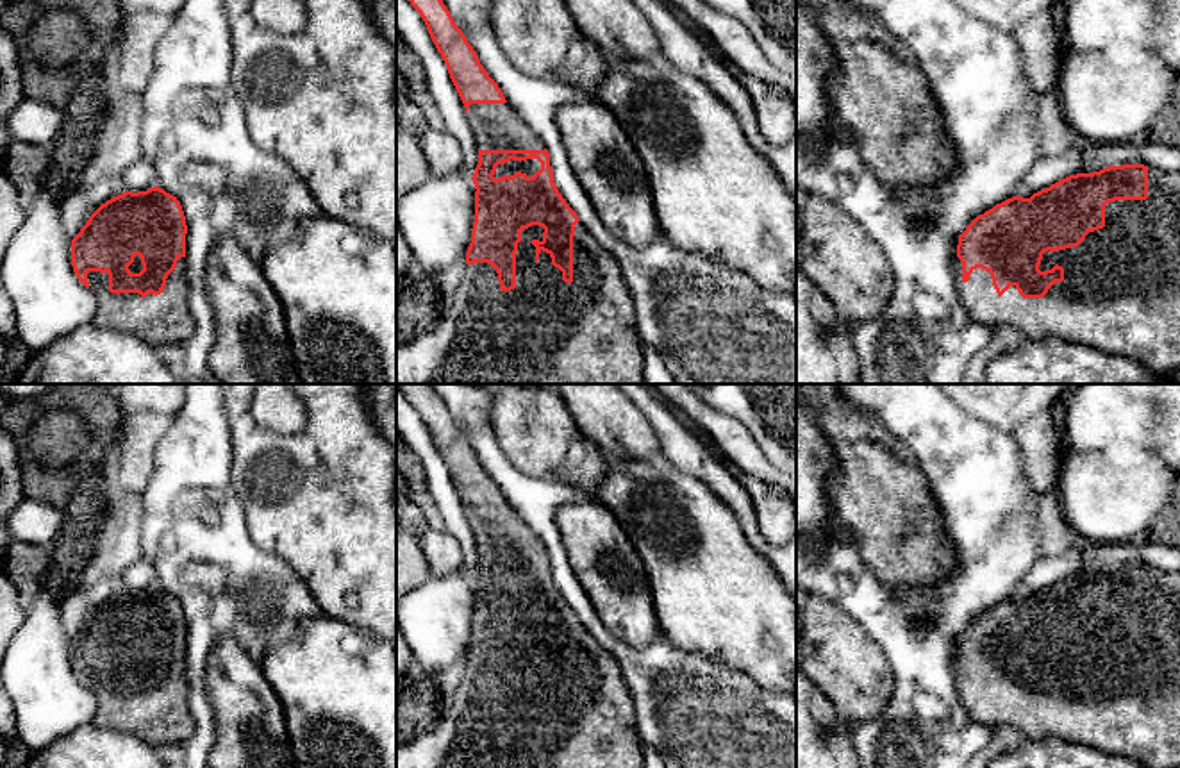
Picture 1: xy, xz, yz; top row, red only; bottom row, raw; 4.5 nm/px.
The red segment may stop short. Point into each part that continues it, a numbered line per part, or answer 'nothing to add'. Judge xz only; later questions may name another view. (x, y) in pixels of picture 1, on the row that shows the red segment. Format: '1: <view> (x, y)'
1: xz (545, 331)

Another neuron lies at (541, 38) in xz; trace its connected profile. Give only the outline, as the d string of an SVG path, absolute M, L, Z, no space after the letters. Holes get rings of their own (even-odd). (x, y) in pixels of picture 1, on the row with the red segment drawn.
M493 0L491 25L518 70L566 82L594 100L607 57L578 29L564 0Z

